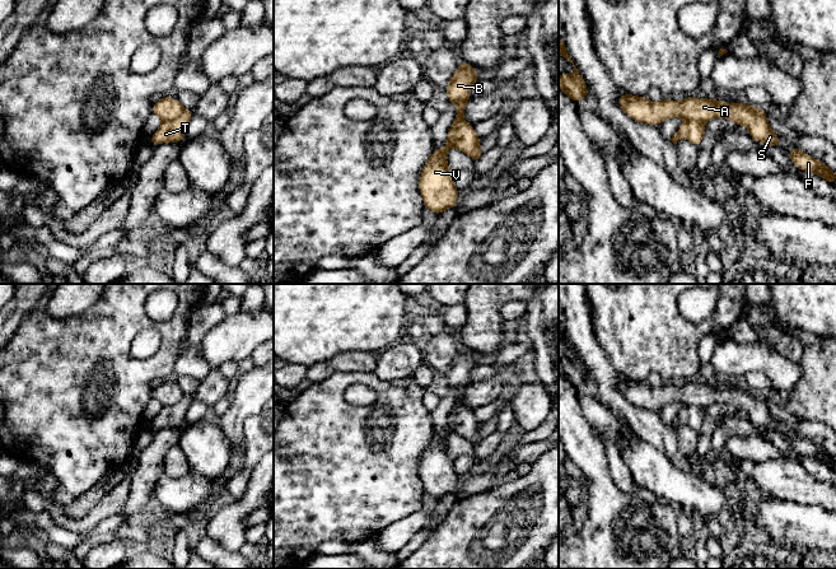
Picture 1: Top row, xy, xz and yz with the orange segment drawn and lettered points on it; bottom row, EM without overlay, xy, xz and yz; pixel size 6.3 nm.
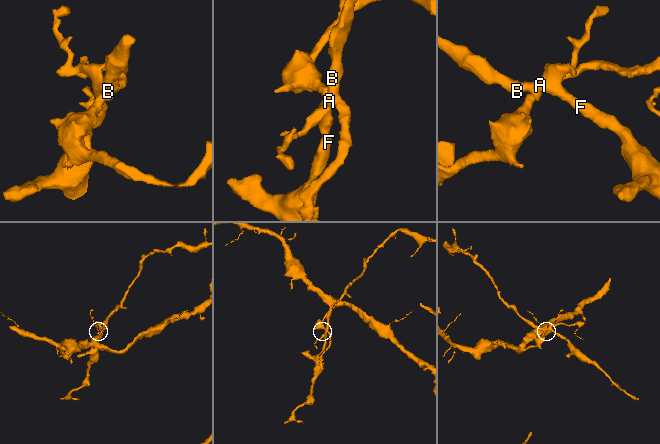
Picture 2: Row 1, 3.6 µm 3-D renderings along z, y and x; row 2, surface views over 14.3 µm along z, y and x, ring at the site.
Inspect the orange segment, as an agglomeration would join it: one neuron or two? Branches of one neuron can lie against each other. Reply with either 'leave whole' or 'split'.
split

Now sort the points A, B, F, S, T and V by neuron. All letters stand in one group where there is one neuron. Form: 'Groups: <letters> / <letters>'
Groups: A B F S V / T

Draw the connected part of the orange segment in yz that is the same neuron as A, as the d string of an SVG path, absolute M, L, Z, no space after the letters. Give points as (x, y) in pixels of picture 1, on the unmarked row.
M622 378L618 391L627 402L634 404L644 410L658 411L672 402L683 402L686 406L697 406L706 409L713 404L727 404L737 411L747 412L749 421L770 432L780 433L777 419L770 412L766 396L751 390L724 388L719 383L686 382L681 387L662 384L650 387L646 382L636 382Z

